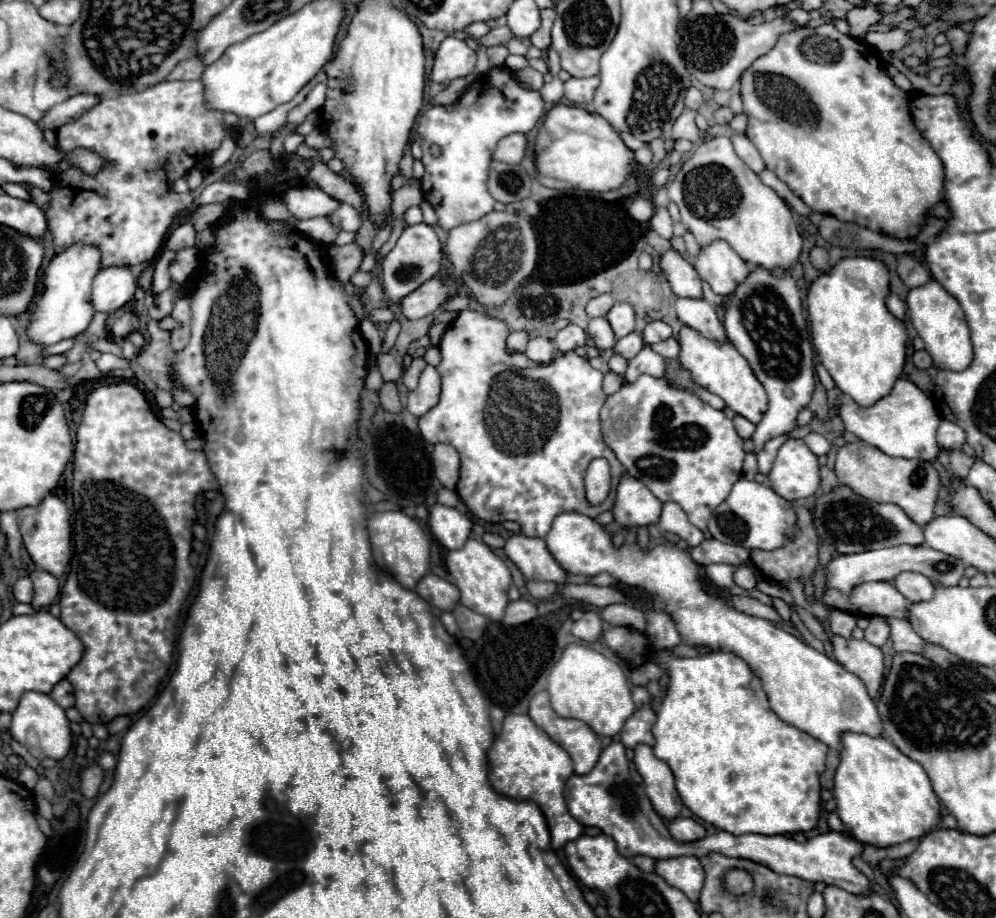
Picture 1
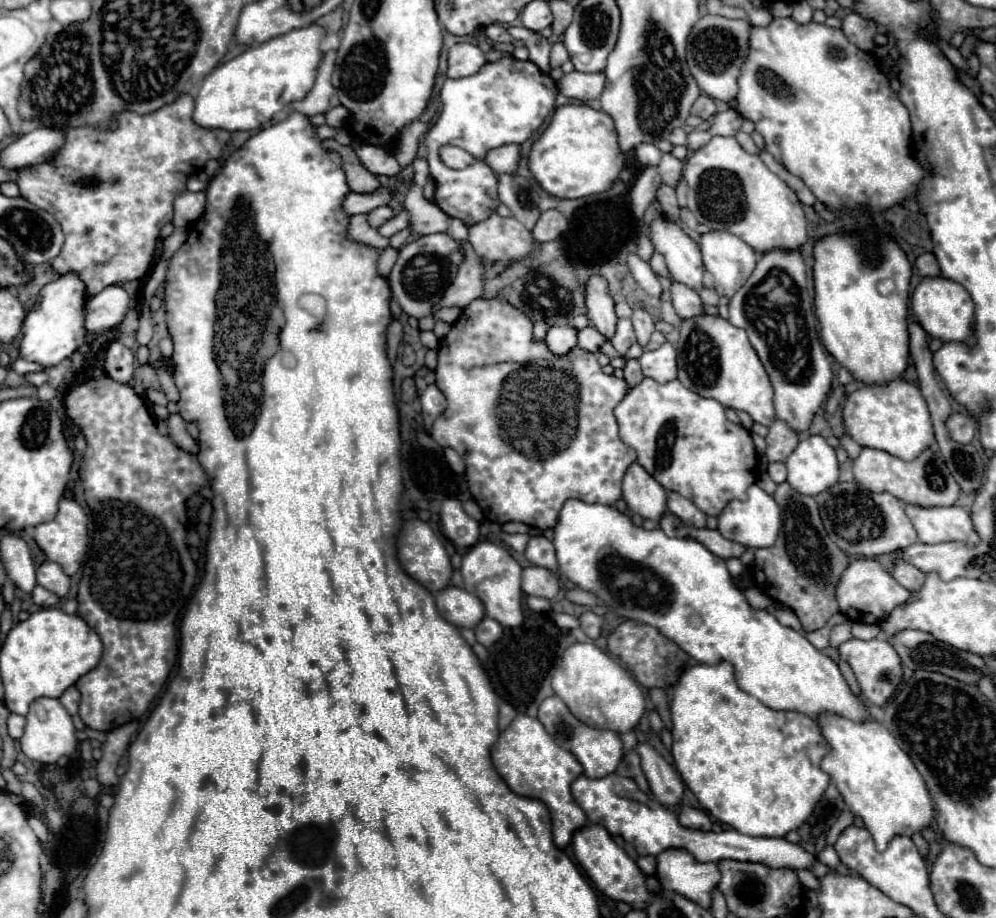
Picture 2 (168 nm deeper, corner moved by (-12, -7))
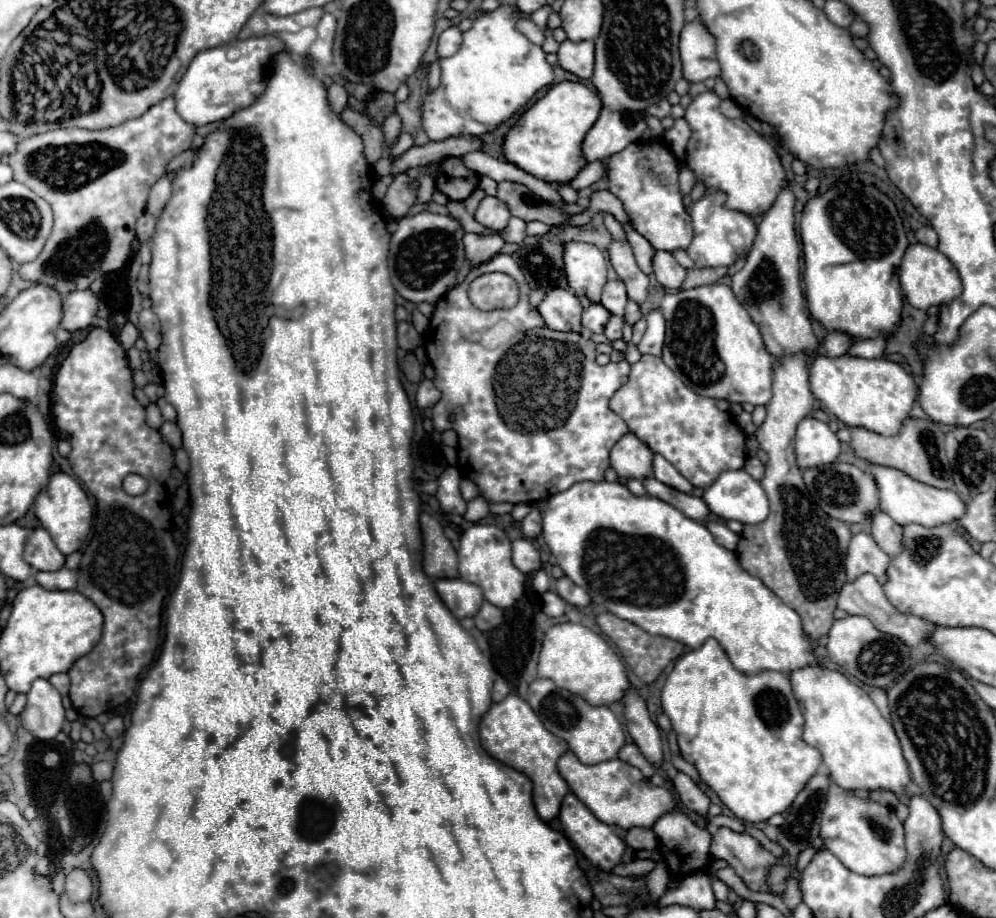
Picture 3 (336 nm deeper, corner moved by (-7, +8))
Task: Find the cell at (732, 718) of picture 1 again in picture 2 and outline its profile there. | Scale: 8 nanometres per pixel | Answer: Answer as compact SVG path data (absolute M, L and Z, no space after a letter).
M726 661L684 669L674 685L670 715L674 725L672 757L684 783L710 815L744 835L784 837L788 831L798 829L830 783L830 777L820 769L828 747L816 721L798 711L770 709L756 697L750 697L736 685L734 667Z

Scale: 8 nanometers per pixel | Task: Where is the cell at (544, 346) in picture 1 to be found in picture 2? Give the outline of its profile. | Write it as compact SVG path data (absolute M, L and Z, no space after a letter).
M558 325L558 327L550 327L548 335L546 335L546 345L550 347L552 353L556 355L566 355L570 349L576 347L578 337L576 337L576 329L570 325Z

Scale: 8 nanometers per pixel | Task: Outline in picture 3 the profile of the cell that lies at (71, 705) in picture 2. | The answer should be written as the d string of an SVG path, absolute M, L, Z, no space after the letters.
M53 674L53 676L49 678L49 682L57 688L57 692L59 692L61 696L65 696L65 694L69 692L69 676L67 676L67 674Z

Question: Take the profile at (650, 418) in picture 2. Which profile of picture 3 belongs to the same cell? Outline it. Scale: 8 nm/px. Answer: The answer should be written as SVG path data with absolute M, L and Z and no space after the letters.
M641 356L639 362L631 366L629 380L615 392L611 398L611 410L623 418L629 430L649 446L653 454L661 454L667 462L671 462L695 488L707 490L721 472L725 470L741 470L745 464L745 434L735 424L729 412L717 408L713 398L705 398L683 384L683 380L663 364L661 358Z

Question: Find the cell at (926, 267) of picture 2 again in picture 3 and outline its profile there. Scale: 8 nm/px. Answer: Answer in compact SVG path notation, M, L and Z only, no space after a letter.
M923 226L915 232L915 238L919 240L919 244L927 244L929 248L937 248L937 234L933 232L931 226Z

